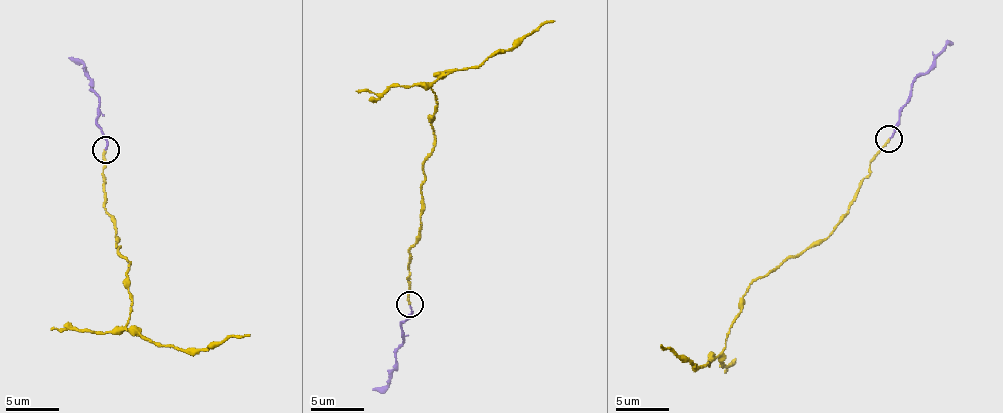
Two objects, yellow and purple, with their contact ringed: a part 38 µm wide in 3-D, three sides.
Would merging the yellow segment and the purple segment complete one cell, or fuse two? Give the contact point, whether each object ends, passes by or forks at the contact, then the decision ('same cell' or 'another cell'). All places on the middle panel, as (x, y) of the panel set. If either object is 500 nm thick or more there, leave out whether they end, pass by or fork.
at (410, 304); yellow ends there; purple ends there; another cell

